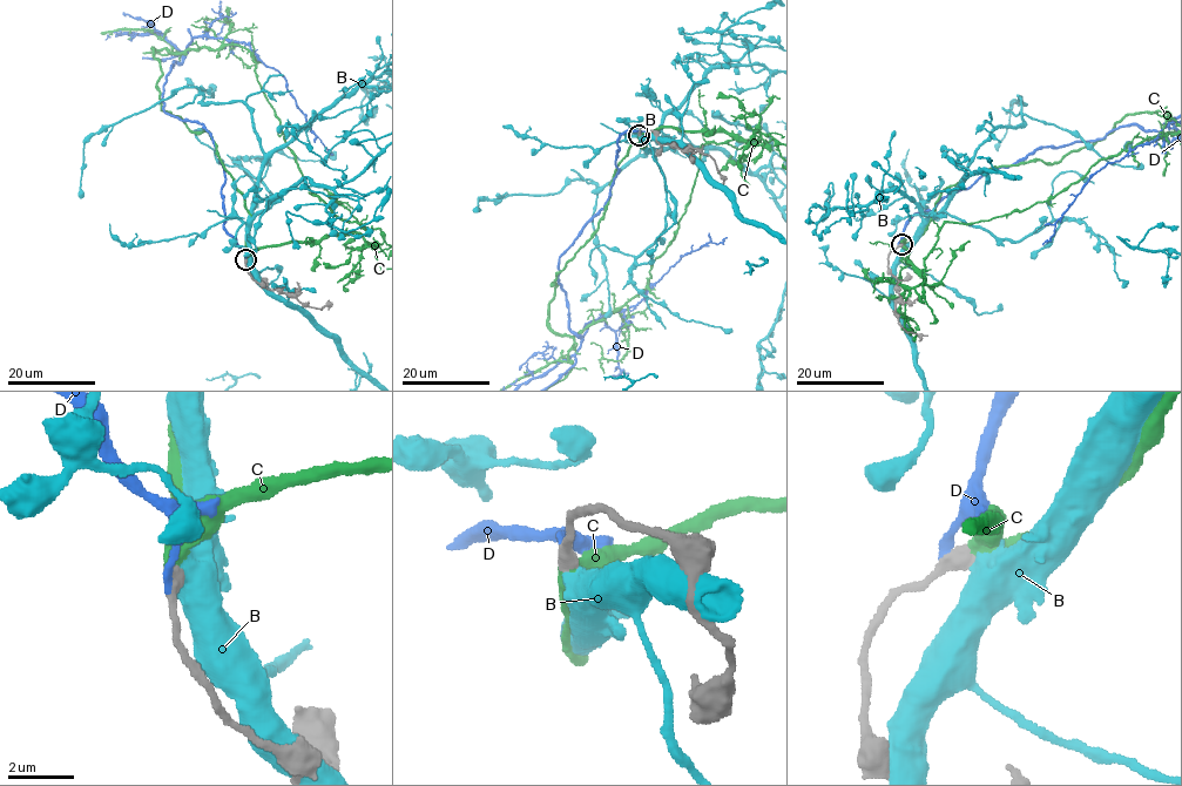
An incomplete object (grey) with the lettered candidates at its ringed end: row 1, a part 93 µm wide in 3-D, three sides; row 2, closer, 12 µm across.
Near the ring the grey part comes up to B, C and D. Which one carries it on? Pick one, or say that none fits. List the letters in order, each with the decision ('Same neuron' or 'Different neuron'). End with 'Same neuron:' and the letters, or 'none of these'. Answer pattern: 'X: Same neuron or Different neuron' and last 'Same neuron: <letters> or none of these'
B: Different neuron
C: Same neuron
D: Different neuron
Same neuron: C

